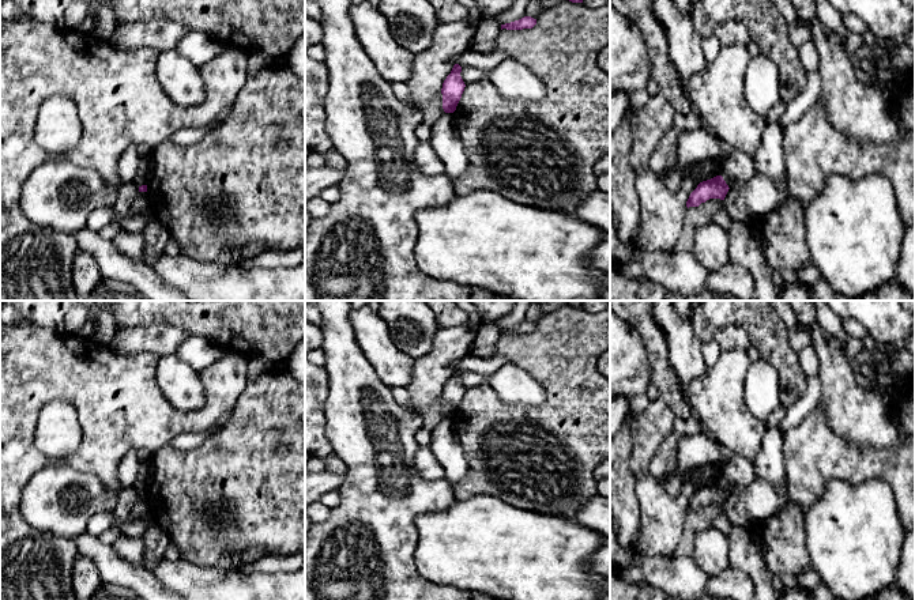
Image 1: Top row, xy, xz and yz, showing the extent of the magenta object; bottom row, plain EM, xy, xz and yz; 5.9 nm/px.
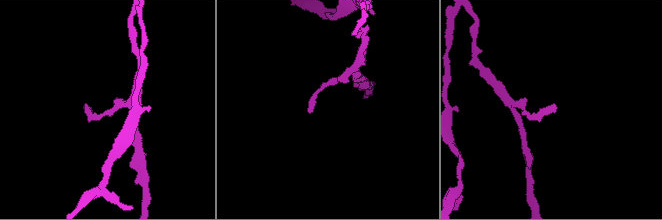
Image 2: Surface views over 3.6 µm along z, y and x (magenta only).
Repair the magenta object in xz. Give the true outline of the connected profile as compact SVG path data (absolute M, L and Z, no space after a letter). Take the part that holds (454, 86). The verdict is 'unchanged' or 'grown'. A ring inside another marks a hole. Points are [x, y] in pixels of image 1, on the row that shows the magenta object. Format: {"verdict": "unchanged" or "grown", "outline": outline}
{"verdict": "unchanged", "outline": "M455 64L451 73L443 83L443 109L445 113L453 113L464 91L464 82L460 76L462 67Z"}

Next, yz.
{"verdict": "unchanged", "outline": "M716 176L711 180L703 181L697 185L697 188L690 193L686 207L699 207L701 203L705 203L709 199L720 199L724 200L728 185L723 180L722 176Z"}

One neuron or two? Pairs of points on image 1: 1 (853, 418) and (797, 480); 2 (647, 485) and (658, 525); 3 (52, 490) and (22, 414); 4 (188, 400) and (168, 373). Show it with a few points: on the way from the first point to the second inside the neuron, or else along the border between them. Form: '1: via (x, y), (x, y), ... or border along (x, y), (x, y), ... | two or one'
1: border along (824, 406), (827, 422), (836, 433), (869, 446) | two
2: via (651, 494), (658, 506), (658, 516) | one
3: border along (76, 468), (44, 467), (22, 491) | two
4: via (184, 393), (174, 380) | one

